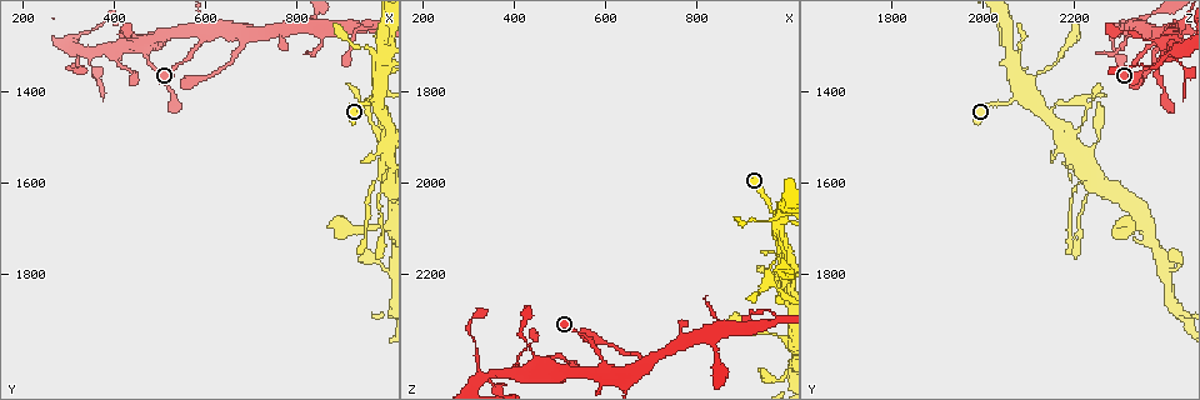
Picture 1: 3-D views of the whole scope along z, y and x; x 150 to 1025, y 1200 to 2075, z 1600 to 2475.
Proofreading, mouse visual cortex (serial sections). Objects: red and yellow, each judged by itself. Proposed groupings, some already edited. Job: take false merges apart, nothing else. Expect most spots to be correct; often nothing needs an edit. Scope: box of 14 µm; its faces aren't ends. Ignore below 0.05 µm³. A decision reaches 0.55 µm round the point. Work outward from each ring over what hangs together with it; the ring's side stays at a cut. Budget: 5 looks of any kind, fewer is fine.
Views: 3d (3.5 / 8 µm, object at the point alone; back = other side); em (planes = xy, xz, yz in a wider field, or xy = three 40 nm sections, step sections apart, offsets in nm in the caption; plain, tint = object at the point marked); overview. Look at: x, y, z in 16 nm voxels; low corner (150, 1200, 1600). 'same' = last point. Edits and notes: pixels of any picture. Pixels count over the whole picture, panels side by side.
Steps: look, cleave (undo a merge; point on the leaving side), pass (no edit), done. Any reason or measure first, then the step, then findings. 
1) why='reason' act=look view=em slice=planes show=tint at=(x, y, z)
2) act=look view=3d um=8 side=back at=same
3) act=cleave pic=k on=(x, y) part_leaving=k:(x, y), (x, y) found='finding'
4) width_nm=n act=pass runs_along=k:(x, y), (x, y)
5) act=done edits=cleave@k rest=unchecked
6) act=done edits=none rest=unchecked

why='four-way junction' act=look view=3d um=3.5 at=(975, 1410, 2080)

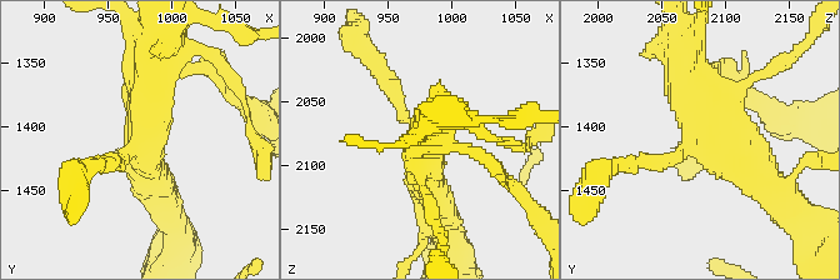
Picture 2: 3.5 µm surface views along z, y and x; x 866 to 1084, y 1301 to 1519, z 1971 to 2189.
arms=4 arm_widths_nm=200,300,500,600 act=look view=em slice=xy step=1 show=tint at=(976, 1412, 2078)

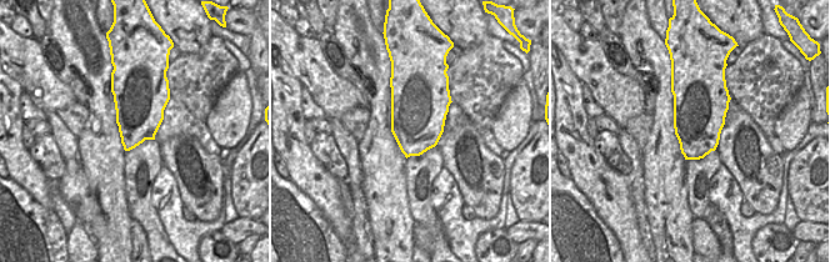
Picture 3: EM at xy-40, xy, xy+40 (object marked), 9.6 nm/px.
width_nm=550 act=pass runs_along=2:(379, 74), (425, 144), (433, 205) found='one cell here'

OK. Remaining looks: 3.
why='four-way junction' act=look view=3d um=3.5 at=(470, 1305, 2395)

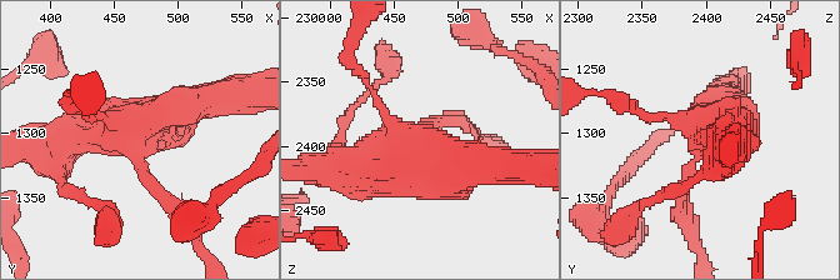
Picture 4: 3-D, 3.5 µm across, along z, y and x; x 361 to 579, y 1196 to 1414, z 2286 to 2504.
act=look view=em slice=xy step=2 show=tint at=(462, 1310, 2400)

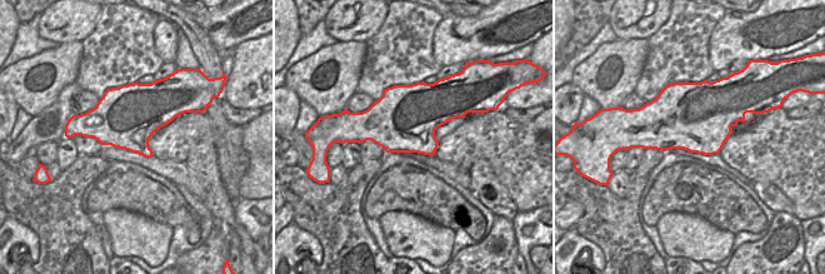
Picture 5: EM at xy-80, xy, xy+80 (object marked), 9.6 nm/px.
arms=4 arm_widths_nm=150,150,450,500 act=pass runs_along=4:(204, 99), (50, 145) found='one cell here'

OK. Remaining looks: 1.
act=done edits=none rest=unchecked

